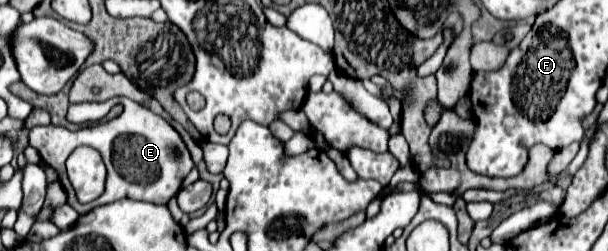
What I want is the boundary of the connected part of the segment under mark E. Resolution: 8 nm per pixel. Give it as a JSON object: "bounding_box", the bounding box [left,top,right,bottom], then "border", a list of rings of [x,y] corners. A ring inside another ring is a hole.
{"bounding_box":[29,98,195,214],"border":[[[119,98],[119,102],[123,104],[123,114],[119,114],[117,118],[113,118],[109,122],[91,124],[77,132],[71,132],[65,126],[53,126],[53,124],[37,126],[29,132],[31,146],[37,148],[43,162],[49,164],[59,174],[59,182],[63,184],[65,192],[69,194],[67,202],[79,214],[87,214],[89,210],[93,210],[97,206],[103,206],[103,204],[109,204],[109,202],[115,202],[121,198],[143,200],[143,202],[153,202],[153,204],[169,204],[169,200],[181,190],[183,178],[195,166],[183,138],[167,120],[163,120],[149,108],[137,104],[129,98],[123,98],[123,100]],[[77,146],[97,148],[107,166],[105,192],[91,204],[79,204],[79,200],[73,192],[73,186],[67,180],[65,160]]]}

